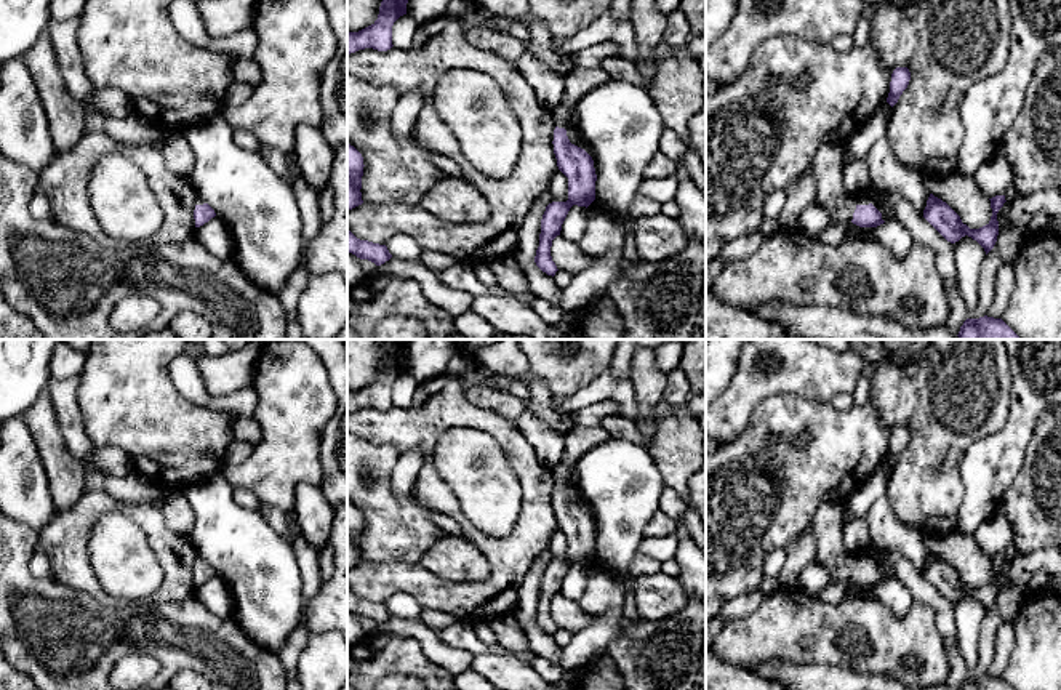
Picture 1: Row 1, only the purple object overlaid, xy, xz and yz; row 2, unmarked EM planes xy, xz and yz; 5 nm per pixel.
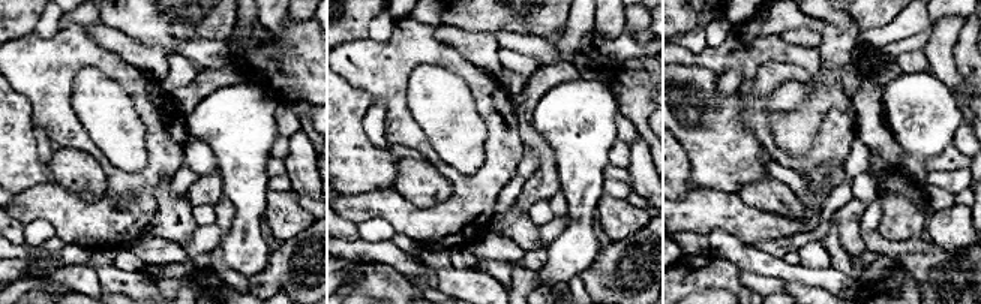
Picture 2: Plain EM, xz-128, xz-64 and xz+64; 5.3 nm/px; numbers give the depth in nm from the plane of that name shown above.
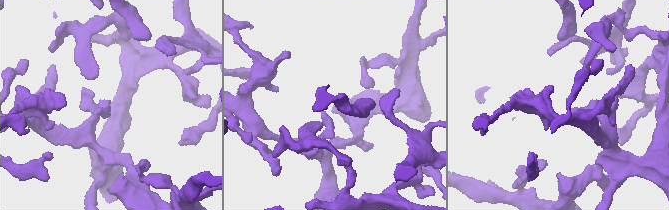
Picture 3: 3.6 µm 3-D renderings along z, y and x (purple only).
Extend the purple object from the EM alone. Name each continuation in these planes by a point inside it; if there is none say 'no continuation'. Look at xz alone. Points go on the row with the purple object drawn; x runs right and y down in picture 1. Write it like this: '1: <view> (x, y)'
1: xz (578, 82)

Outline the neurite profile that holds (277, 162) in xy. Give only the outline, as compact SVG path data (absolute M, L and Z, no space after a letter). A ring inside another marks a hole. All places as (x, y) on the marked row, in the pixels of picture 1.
M261 142L261 149L258 150L258 154L264 158L267 166L274 173L277 173L282 178L286 178L286 175L288 175L288 158L282 150Z

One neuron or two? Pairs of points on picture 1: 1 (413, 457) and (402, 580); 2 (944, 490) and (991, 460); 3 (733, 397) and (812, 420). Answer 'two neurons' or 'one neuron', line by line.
1: two neurons
2: two neurons
3: two neurons

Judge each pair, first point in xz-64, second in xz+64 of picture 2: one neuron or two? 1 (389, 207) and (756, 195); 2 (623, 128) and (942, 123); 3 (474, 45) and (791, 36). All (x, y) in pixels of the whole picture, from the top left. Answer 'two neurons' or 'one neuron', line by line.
1: two neurons
2: two neurons
3: one neuron

